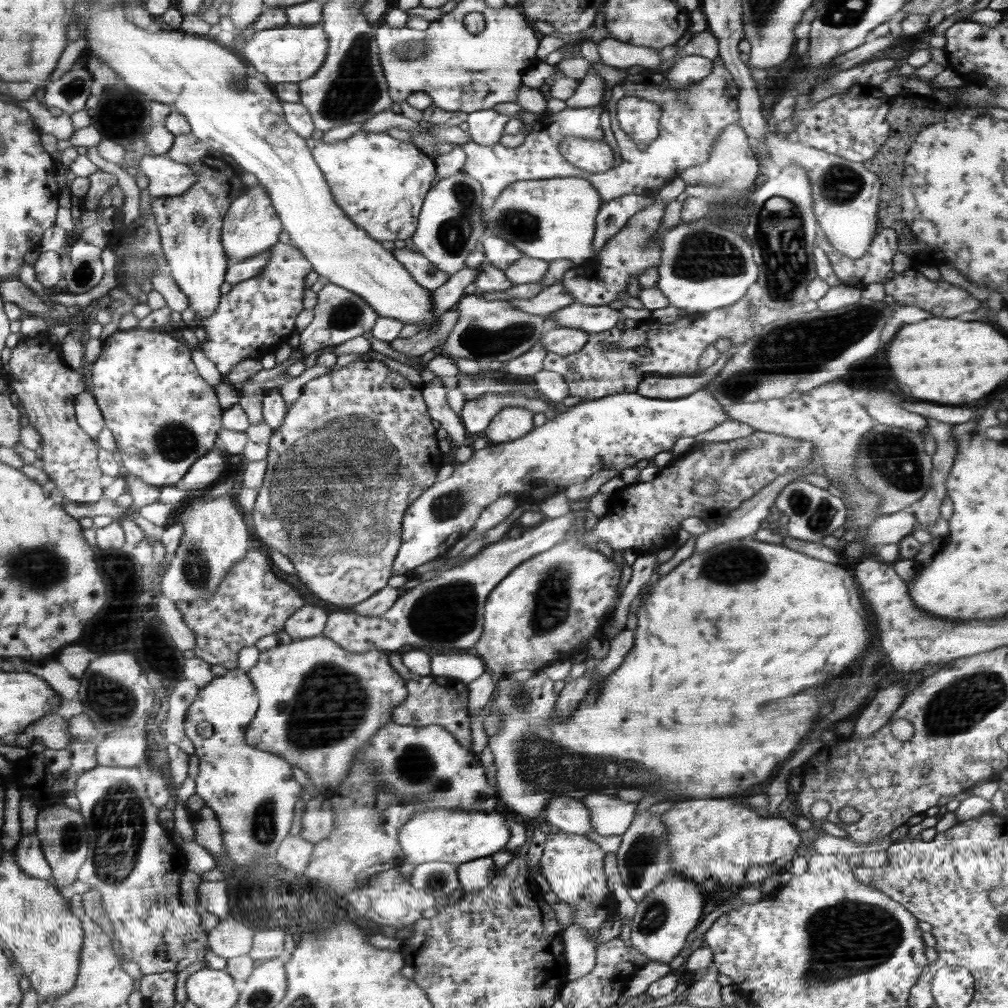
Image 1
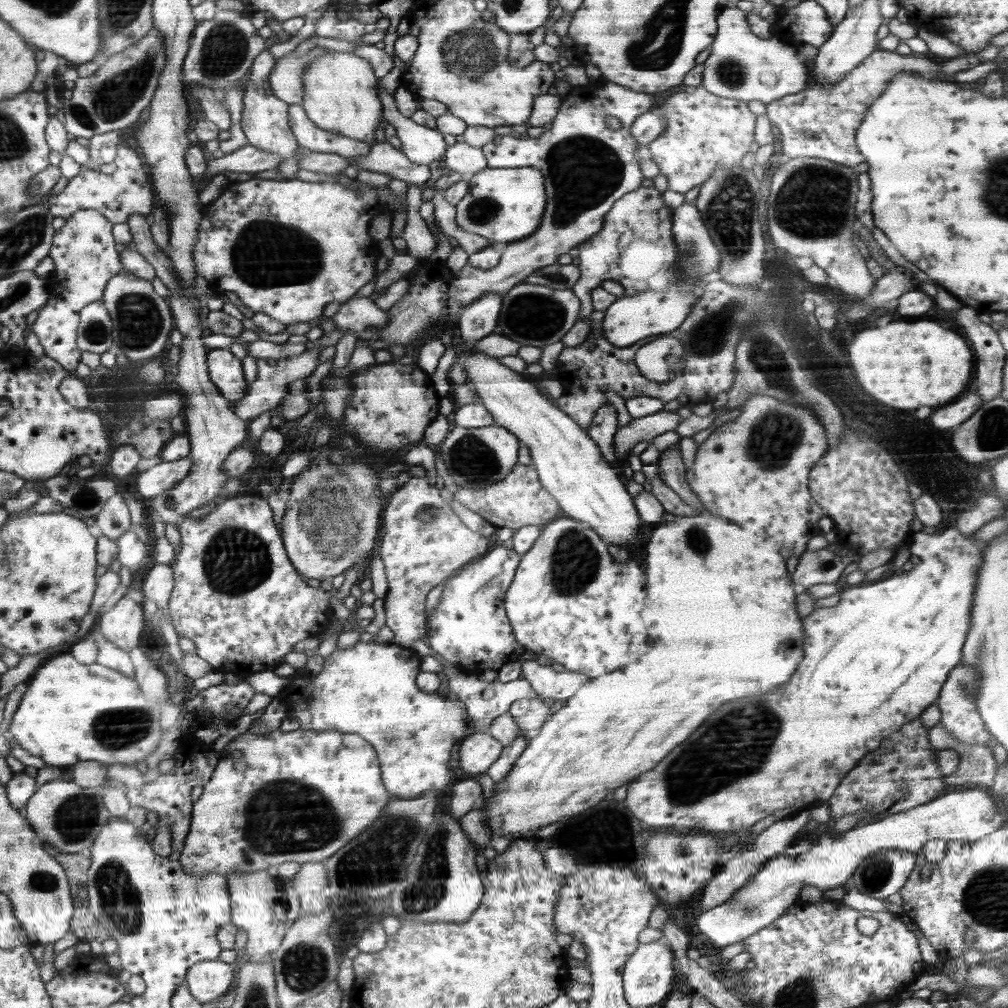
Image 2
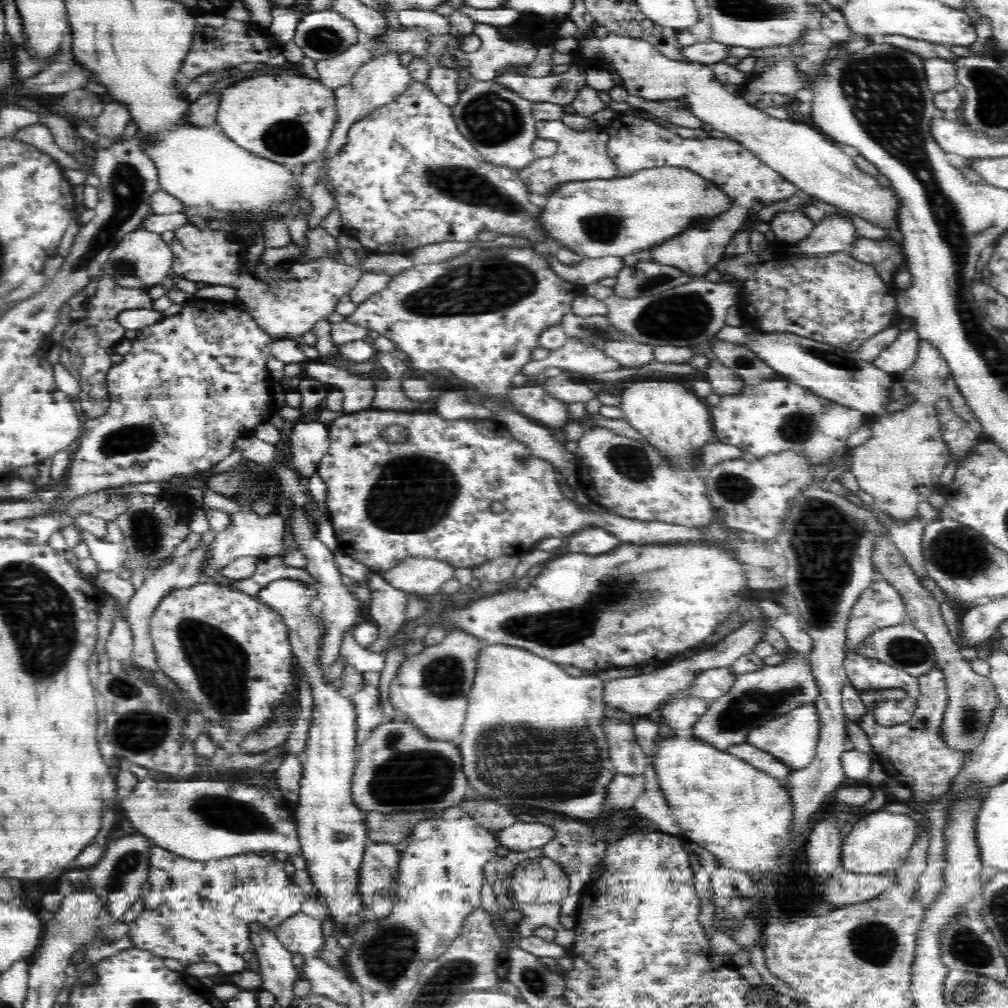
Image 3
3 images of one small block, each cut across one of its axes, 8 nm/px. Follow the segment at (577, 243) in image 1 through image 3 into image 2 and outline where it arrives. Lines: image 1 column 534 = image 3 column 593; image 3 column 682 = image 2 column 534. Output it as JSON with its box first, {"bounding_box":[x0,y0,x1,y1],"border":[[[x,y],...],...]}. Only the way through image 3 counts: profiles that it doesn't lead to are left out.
{"bounding_box":[455,168,548,243],"border":[[[490,168],[473,173],[470,181],[470,196],[455,206],[456,224],[475,235],[487,238],[491,243],[514,243],[530,236],[542,222],[548,197],[545,180],[539,168]]]}

